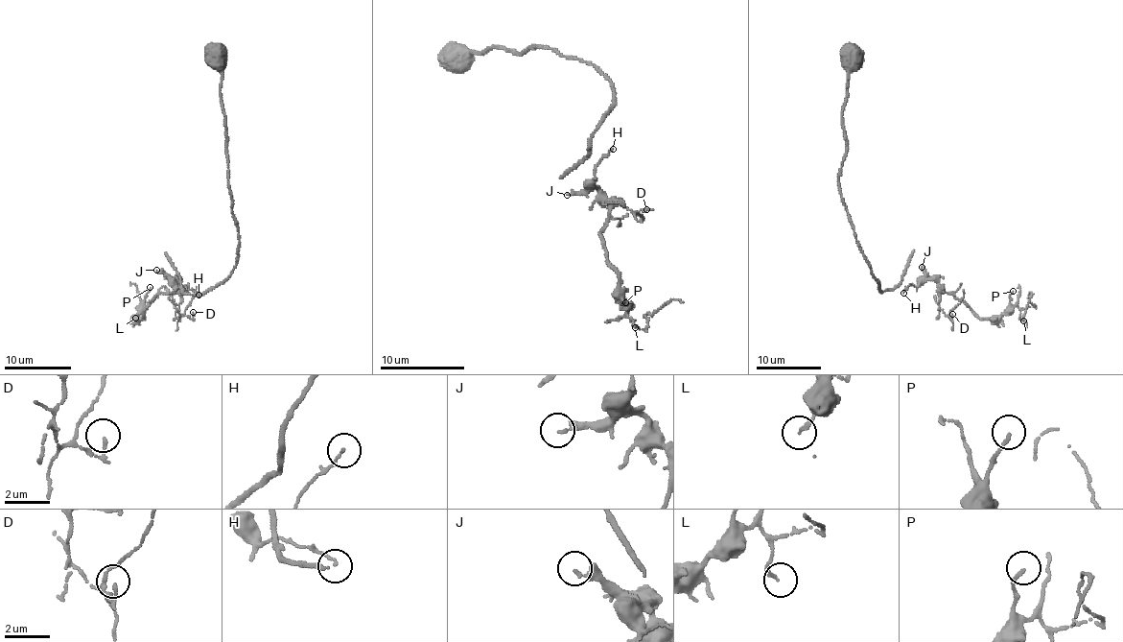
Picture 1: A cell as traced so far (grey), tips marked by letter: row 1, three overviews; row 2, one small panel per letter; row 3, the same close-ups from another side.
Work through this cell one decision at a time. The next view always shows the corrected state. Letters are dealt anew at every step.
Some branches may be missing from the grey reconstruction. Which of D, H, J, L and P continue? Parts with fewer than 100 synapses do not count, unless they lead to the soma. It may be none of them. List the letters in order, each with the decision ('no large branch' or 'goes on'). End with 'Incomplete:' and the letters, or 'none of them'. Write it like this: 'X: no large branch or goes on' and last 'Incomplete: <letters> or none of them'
D: no large branch
H: no large branch
J: goes on
L: no large branch
P: no large branch
Incomplete: J

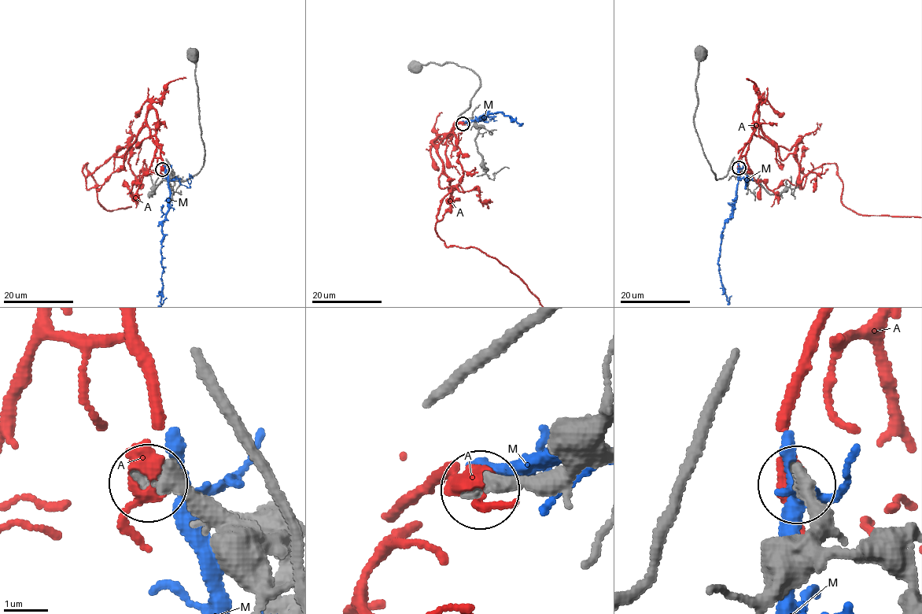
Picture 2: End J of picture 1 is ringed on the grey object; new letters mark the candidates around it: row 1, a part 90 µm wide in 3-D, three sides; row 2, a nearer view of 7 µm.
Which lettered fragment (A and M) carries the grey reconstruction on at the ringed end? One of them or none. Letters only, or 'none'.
A

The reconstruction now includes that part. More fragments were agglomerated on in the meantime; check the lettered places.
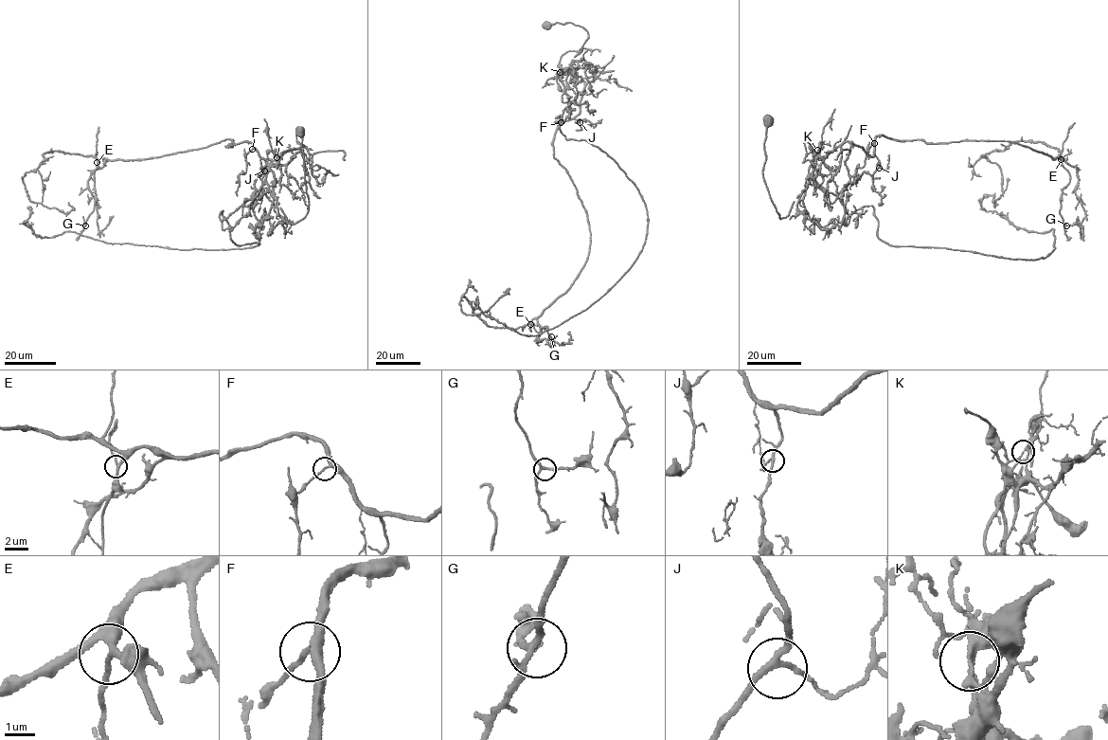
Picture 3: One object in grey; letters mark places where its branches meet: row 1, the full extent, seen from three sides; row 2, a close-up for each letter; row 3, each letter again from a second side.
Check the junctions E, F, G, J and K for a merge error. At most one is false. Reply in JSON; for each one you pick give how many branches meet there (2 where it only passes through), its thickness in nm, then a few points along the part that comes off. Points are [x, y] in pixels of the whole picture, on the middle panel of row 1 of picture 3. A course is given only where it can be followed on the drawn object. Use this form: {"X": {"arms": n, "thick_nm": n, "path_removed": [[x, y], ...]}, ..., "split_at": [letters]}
{"K": {"arms": 3, "thick_nm": 190, "path_removed": [[560, 72], [584, 82], [553, 144], [587, 260], [524, 326], [461, 310], [503, 292]]}, "split_at": ["K"]}

